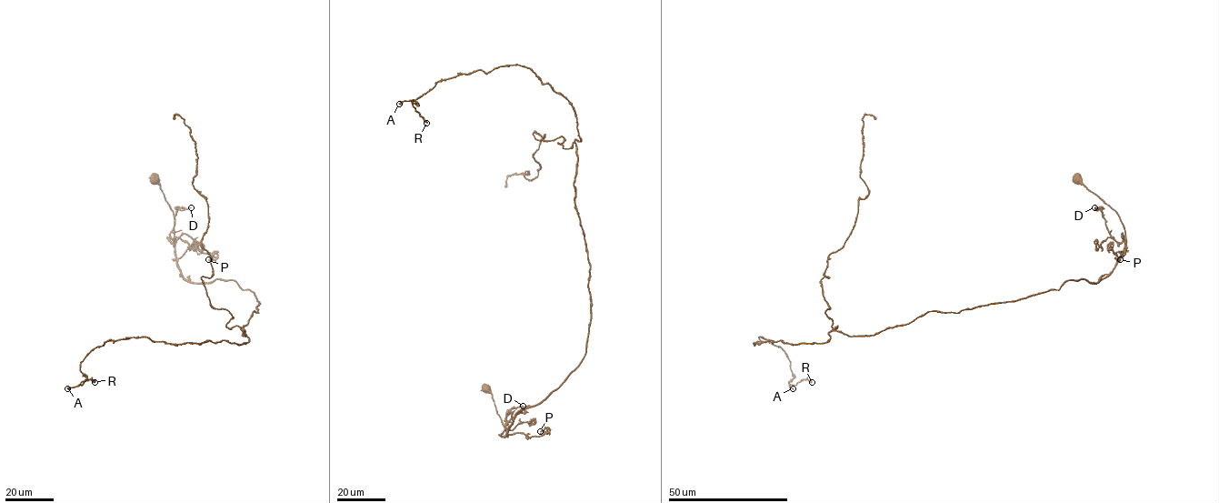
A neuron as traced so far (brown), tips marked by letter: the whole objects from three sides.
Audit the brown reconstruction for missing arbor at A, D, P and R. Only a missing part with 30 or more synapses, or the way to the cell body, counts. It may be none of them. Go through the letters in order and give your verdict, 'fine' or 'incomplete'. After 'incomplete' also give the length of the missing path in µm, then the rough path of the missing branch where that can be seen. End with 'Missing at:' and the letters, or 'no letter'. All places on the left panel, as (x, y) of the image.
A: fine
D: fine
P: fine
R: fine
Missing at: no letter

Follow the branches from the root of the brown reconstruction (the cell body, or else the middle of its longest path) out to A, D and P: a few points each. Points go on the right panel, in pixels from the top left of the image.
A: (1076, 178), (1125, 233), (1098, 283), (931, 311), (870, 336), (754, 344), (760, 337), (784, 352), (793, 388)
D: (1076, 178), (1116, 213), (1124, 231), (1124, 238), (1120, 243), (1109, 233), (1102, 212), (1094, 207)
P: (1076, 178), (1118, 216), (1126, 245), (1124, 254), (1117, 259), (1120, 259)

